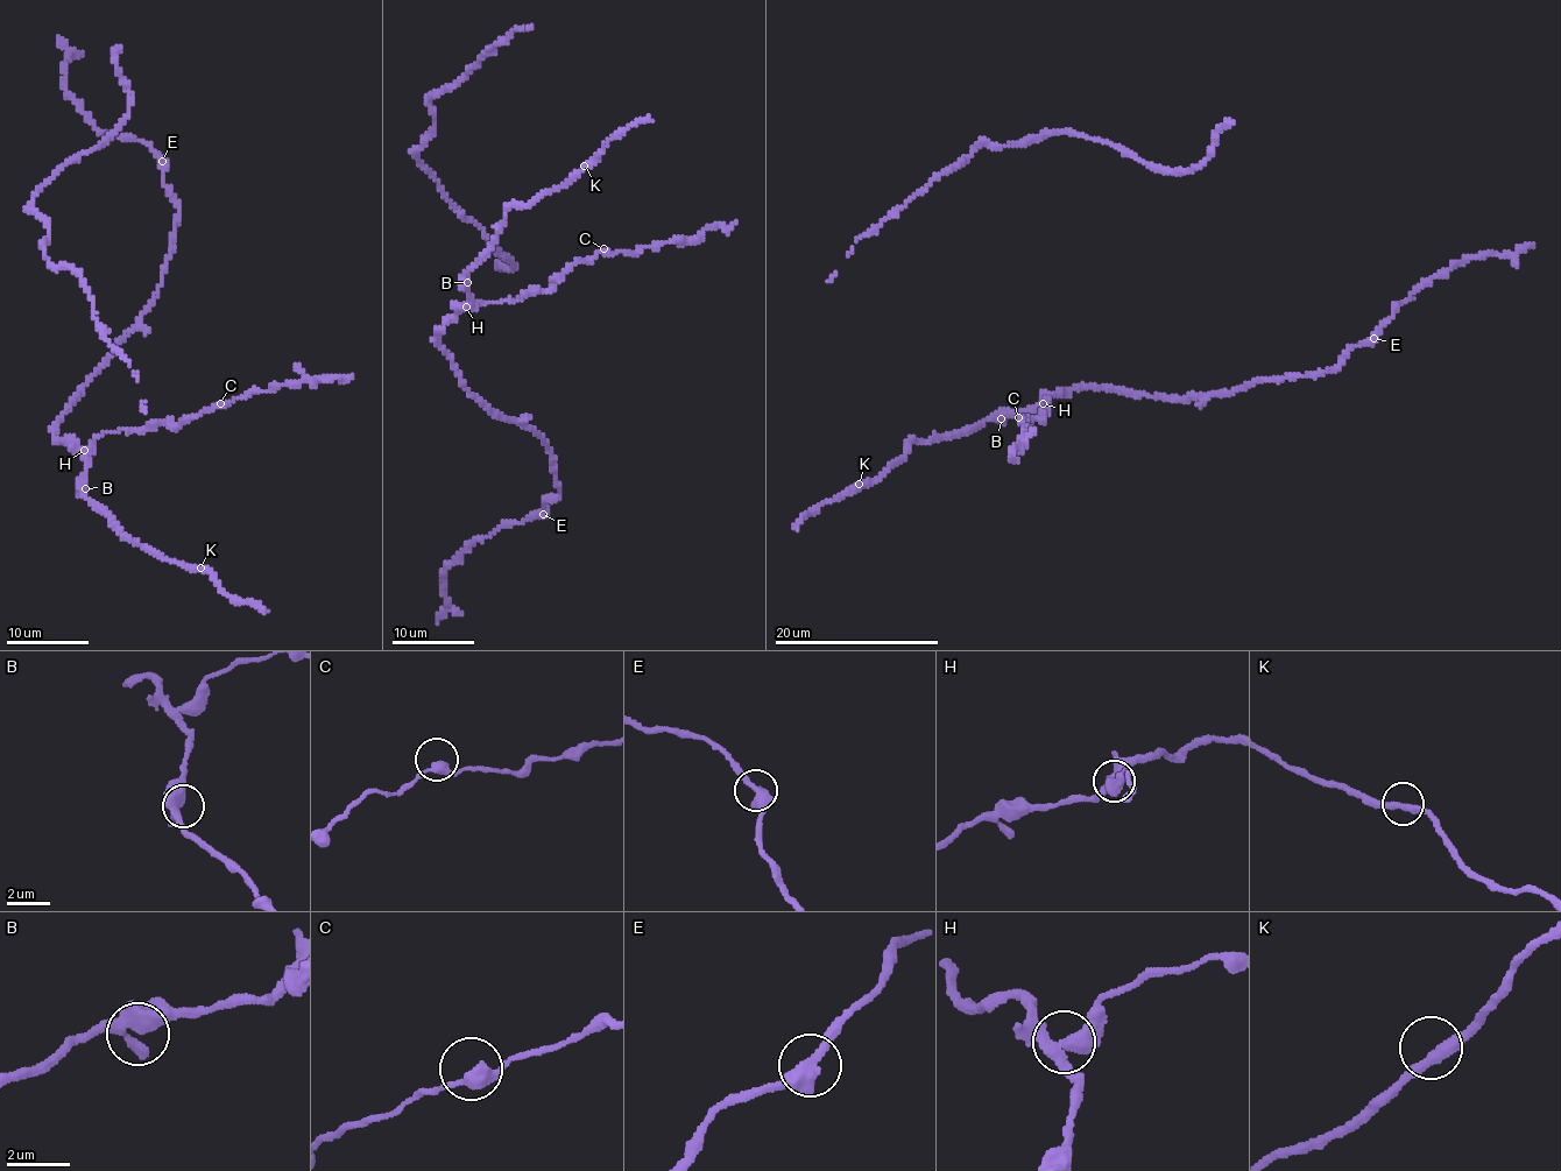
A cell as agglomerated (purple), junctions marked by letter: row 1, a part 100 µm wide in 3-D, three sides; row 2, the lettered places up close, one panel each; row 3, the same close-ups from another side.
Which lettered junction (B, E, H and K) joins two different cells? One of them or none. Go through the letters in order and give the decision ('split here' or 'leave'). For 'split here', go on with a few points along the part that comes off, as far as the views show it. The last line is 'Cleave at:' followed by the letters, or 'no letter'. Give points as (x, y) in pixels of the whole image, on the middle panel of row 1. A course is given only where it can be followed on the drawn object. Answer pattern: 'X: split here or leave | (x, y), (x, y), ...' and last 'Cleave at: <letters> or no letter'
B: leave
E: leave
H: split here | (465, 305), (548, 291), (574, 263), (599, 253), (634, 254), (698, 239), (708, 227), (737, 221)
K: leave
Cleave at: H

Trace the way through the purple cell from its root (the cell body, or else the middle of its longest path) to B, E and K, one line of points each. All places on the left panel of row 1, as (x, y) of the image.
B: (140, 316), (108, 361), (99, 367), (55, 427), (57, 438), (72, 438), (75, 448), (87, 460), (85, 488)
E: (140, 316), (161, 283), (178, 221), (178, 206), (164, 183), (162, 161)
K: (140, 316), (71, 403), (55, 435), (72, 438), (87, 460), (84, 496), (107, 514), (121, 536), (200, 568)

